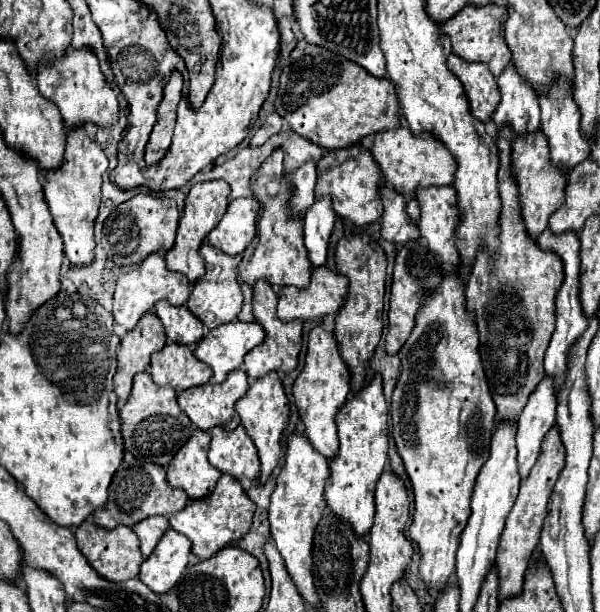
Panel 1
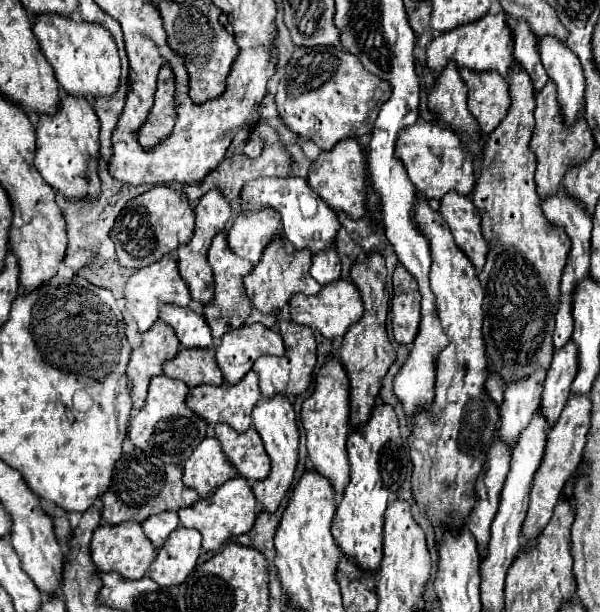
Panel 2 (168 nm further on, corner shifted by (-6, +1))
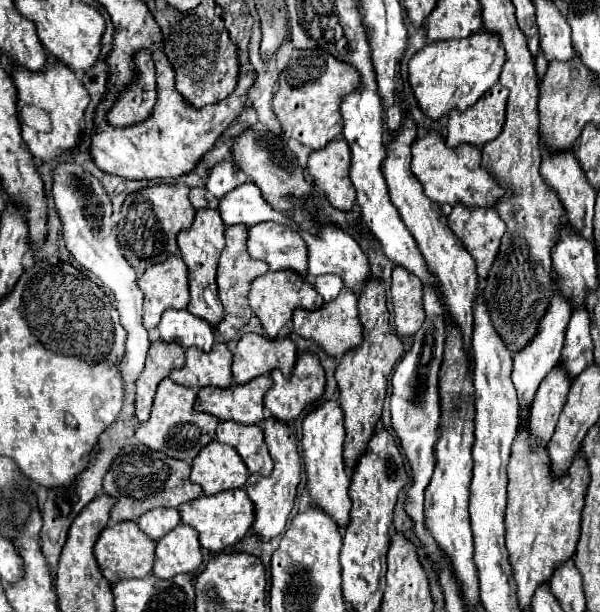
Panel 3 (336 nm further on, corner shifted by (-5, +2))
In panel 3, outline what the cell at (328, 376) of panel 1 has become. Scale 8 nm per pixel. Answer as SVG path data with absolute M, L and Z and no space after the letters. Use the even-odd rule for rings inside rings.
M335 398L323 400L319 406L315 406L305 418L303 418L303 460L305 460L305 474L307 484L311 488L311 498L315 504L323 508L341 528L349 522L349 510L351 510L351 498L349 498L349 484L351 478L345 468L343 460L343 440L345 440L345 428L343 428L343 410Z

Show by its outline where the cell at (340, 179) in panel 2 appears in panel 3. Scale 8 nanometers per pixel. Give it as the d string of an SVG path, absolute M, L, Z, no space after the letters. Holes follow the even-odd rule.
M333 140L325 148L311 152L307 164L313 182L323 188L327 200L343 212L355 206L355 188L349 180L349 168L351 150L345 140Z

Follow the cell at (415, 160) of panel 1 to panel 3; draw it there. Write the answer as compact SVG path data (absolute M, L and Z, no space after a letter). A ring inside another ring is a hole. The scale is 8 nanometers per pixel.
M431 130L425 136L417 138L411 146L413 160L411 160L411 172L421 180L425 194L437 202L437 204L457 204L463 202L467 206L493 206L497 198L503 196L503 190L493 182L487 170L481 168L481 150L471 144L459 144L457 148L449 148L445 144L445 138Z

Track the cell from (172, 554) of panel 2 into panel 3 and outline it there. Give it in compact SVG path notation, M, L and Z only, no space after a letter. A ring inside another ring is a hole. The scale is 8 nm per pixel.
M179 524L175 530L165 534L157 542L153 574L157 578L169 580L177 574L189 574L203 562L197 532L191 526Z

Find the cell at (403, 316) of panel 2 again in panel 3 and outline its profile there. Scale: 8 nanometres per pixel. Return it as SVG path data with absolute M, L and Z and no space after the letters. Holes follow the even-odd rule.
M395 266L391 274L391 296L395 312L395 332L401 338L413 336L425 320L421 280L403 266Z

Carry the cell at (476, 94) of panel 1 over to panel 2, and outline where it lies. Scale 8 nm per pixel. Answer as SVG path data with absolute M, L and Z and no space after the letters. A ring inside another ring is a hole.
M460 69L460 77L468 87L468 111L478 121L480 135L492 133L510 107L508 83L496 71L476 73Z

